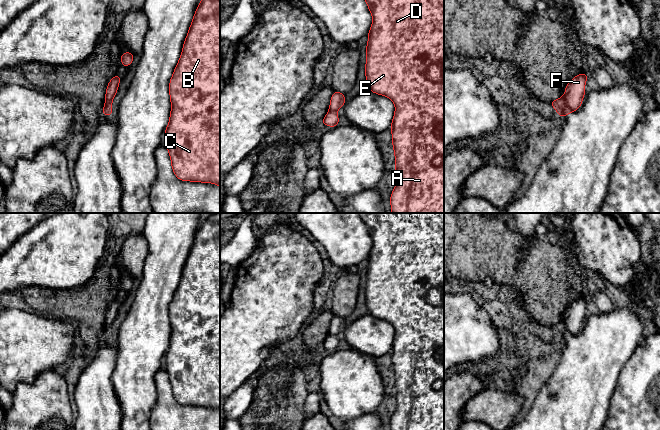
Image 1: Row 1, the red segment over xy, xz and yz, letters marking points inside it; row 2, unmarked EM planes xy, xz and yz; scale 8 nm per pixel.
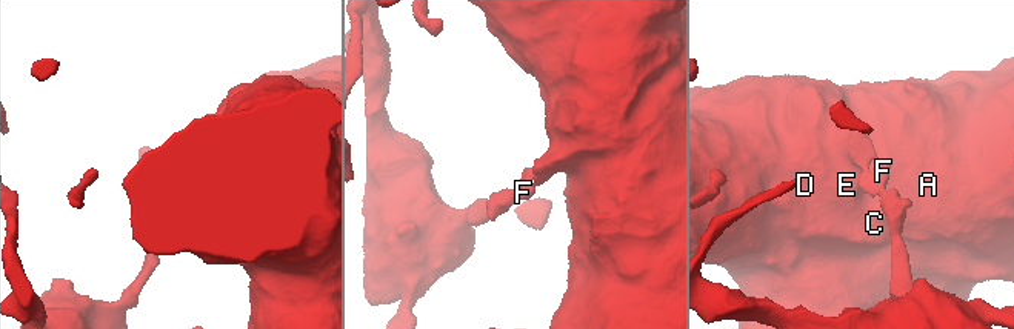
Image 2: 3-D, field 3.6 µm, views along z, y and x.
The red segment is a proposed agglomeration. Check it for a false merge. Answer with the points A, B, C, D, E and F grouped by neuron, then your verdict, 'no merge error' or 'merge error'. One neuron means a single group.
groups A B C D E / F; merge error

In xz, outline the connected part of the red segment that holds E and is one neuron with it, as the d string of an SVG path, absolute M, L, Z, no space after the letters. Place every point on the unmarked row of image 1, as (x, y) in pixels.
M359 213L373 241L366 270L365 299L368 314L390 322L395 328L391 347L397 407L391 430L444 430L444 213Z

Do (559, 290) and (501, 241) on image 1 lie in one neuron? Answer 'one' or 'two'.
one

